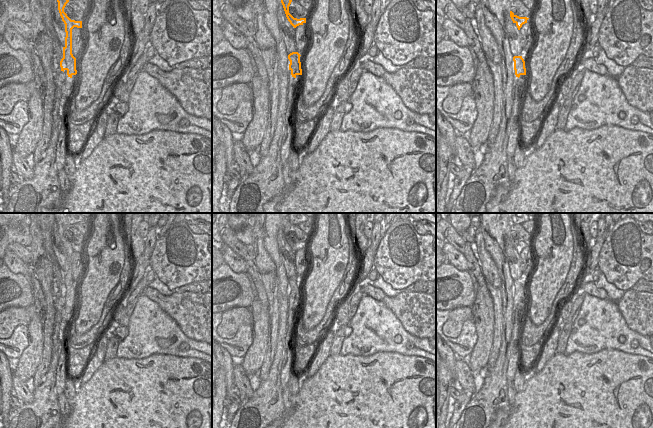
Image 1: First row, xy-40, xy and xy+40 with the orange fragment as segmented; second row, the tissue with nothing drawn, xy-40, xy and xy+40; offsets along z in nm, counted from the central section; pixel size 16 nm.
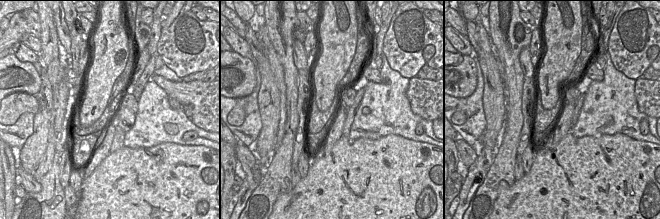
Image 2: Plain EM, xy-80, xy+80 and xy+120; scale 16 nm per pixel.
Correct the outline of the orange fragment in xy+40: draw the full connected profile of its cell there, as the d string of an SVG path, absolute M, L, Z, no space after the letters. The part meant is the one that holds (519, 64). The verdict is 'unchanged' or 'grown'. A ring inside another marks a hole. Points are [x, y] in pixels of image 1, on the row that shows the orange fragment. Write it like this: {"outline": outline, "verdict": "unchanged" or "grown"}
{"outline": "M514 56L514 70L513 70L513 105L511 116L509 120L509 134L506 148L507 158L513 157L516 149L516 143L521 136L521 109L522 102L520 99L521 91L526 87L526 68L525 61L522 56Z", "verdict": "grown"}

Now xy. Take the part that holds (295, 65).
{"outline": "M292 52L288 55L290 61L288 70L288 92L287 92L287 108L285 114L285 130L281 142L281 165L282 167L287 164L287 160L292 147L294 146L294 117L296 107L296 88L302 83L302 69L300 62L300 54Z", "verdict": "grown"}

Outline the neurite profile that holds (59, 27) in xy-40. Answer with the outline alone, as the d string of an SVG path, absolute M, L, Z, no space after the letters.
M54 0L52 4L52 24L56 34L56 39L59 41L62 48L65 47L65 24L62 21L62 18L58 10L57 0Z

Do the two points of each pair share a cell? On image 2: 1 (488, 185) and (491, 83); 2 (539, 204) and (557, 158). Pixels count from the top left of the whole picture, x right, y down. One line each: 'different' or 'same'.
1: different
2: same

